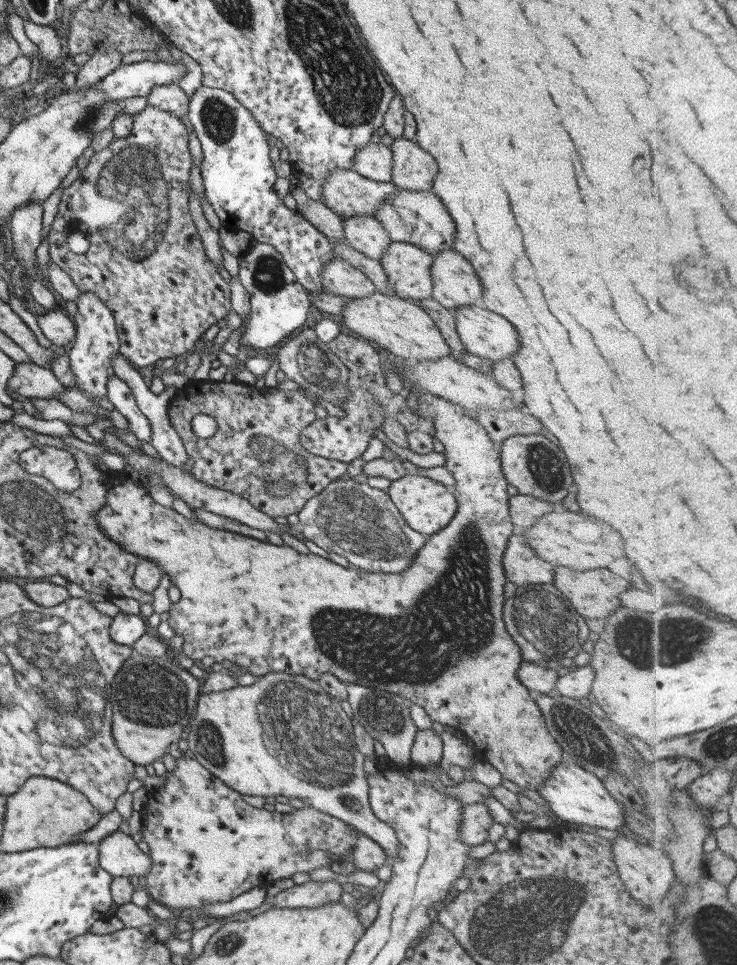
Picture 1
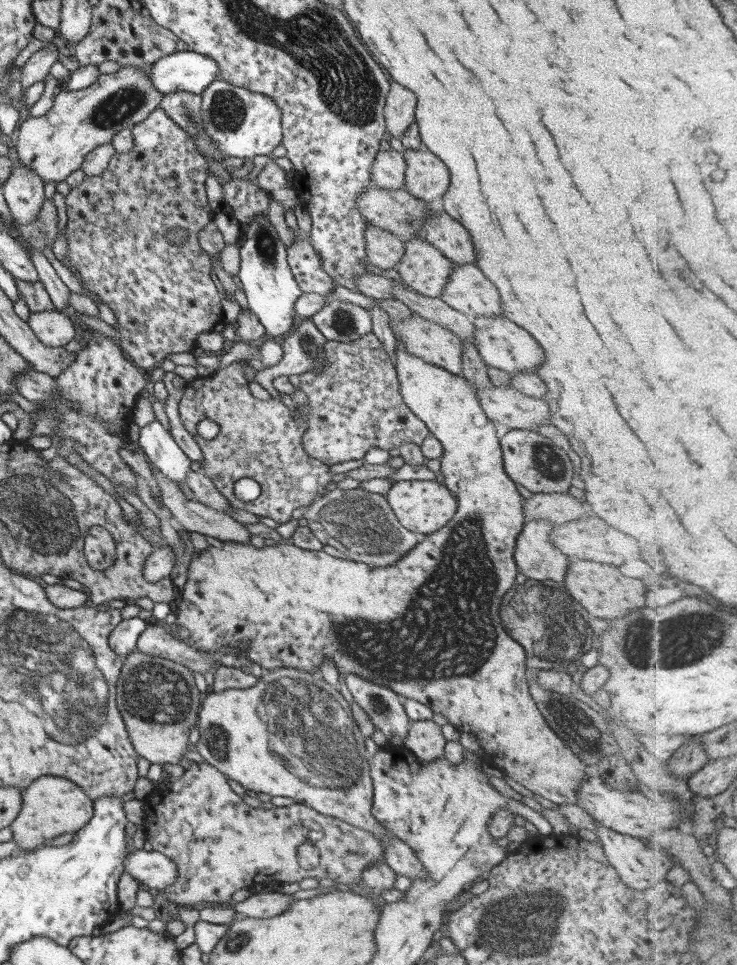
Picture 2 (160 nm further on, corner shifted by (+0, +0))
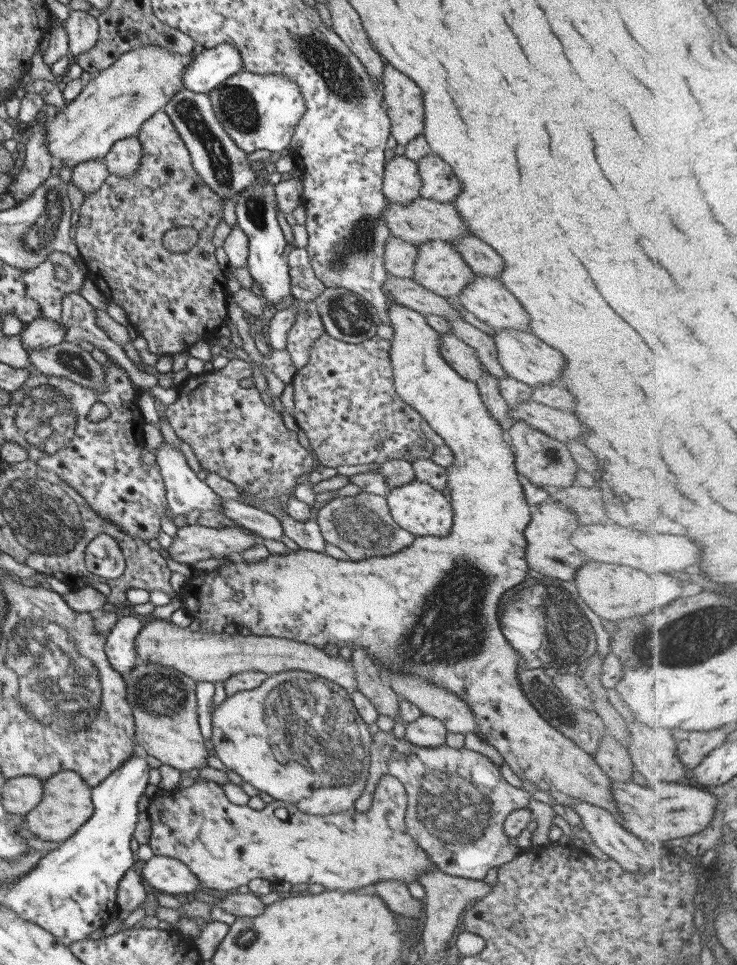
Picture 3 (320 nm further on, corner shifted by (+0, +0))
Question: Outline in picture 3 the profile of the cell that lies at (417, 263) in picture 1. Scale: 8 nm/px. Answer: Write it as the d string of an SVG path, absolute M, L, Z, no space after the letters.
M427 241L418 246L411 279L423 288L454 298L475 277L455 247L446 241Z

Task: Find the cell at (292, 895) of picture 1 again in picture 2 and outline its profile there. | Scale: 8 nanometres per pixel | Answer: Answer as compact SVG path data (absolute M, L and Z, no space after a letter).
M277 892L252 894L241 902L231 902L230 907L241 917L269 918L283 912L295 900Z

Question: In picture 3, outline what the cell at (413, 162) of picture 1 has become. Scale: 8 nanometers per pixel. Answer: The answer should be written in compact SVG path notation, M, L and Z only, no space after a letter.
M428 154L416 161L420 176L421 198L451 203L462 190L462 184L452 168L437 155Z

